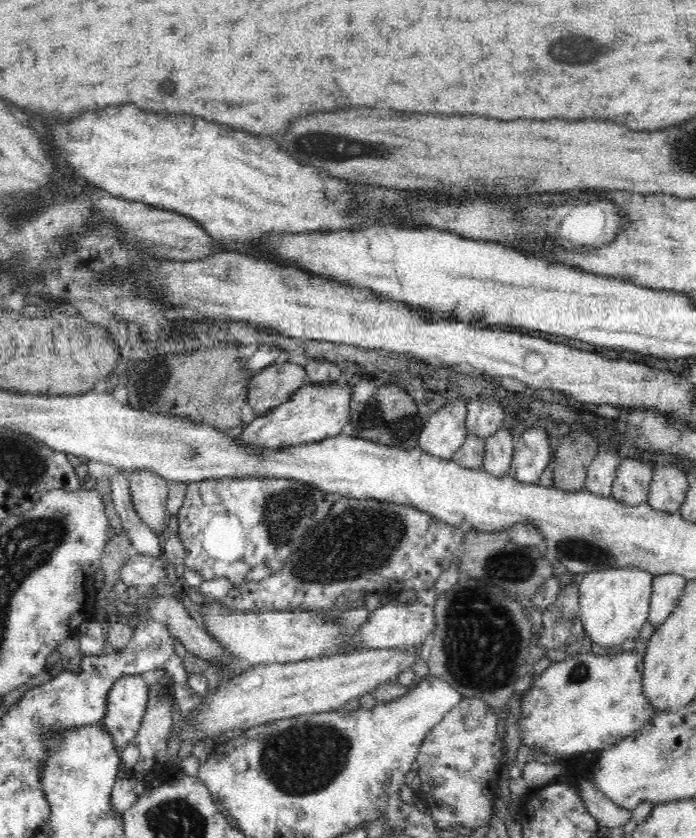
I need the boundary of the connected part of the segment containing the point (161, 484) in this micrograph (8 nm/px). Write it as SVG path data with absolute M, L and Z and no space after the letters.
M148 469L131 472L128 477L134 508L154 531L160 533L164 517L168 516L166 498L168 498L169 480Z

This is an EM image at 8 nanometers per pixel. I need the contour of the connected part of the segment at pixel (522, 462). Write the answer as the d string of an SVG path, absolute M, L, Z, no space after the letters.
M544 426L524 428L515 439L513 459L507 474L516 480L537 483L544 468L552 460L550 433Z

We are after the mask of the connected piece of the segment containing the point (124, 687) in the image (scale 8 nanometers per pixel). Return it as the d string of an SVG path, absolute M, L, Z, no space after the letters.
M147 676L122 677L108 694L104 727L112 733L116 747L121 750L136 738L146 715L150 691Z

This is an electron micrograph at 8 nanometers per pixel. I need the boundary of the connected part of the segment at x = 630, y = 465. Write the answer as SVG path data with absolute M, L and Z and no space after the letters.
M622 459L611 488L611 496L630 506L648 503L652 474L654 466L650 460Z

